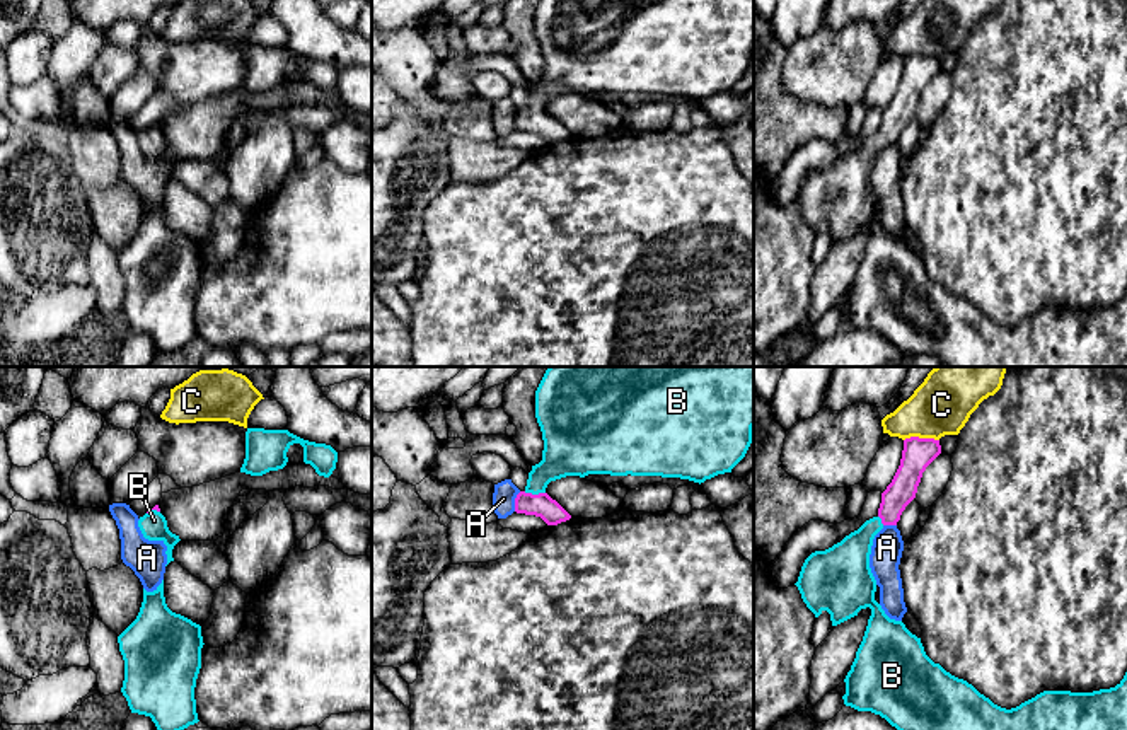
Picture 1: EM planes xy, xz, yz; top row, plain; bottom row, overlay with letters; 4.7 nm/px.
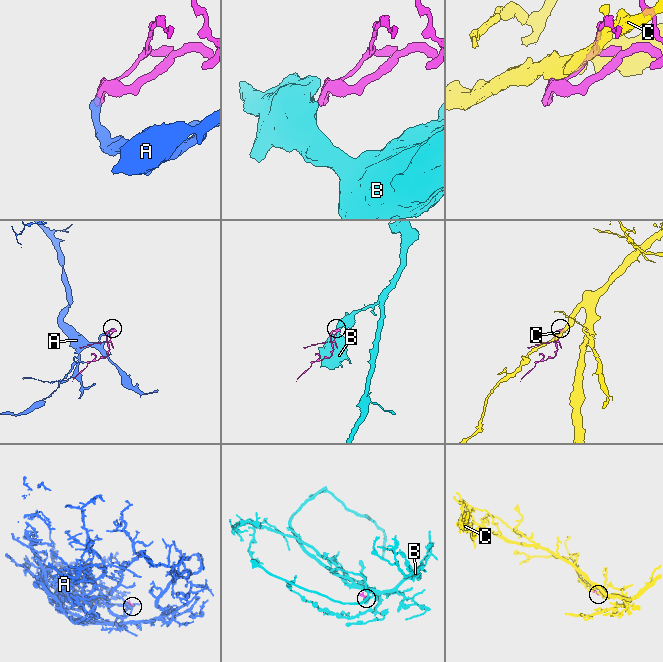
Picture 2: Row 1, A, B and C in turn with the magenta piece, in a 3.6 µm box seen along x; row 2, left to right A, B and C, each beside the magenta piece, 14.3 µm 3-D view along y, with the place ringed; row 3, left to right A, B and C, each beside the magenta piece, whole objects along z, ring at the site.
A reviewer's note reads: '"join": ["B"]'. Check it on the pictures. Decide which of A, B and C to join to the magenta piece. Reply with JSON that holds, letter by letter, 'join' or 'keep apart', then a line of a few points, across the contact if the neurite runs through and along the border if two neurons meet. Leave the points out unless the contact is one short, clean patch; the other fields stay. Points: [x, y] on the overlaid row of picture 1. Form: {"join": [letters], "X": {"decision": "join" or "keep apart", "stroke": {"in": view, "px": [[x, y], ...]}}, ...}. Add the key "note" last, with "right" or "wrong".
{"join": ["B"], "A": {"decision": "keep apart", "stroke": {"in": "xz", "px": [[520, 492], [514, 502], [514, 510]]}}, "B": {"decision": "join", "stroke": {"in": "xz", "px": [[541, 505], [534, 495], [537, 480], [565, 452]]}}, "C": {"decision": "keep apart"}, "note": "right"}

